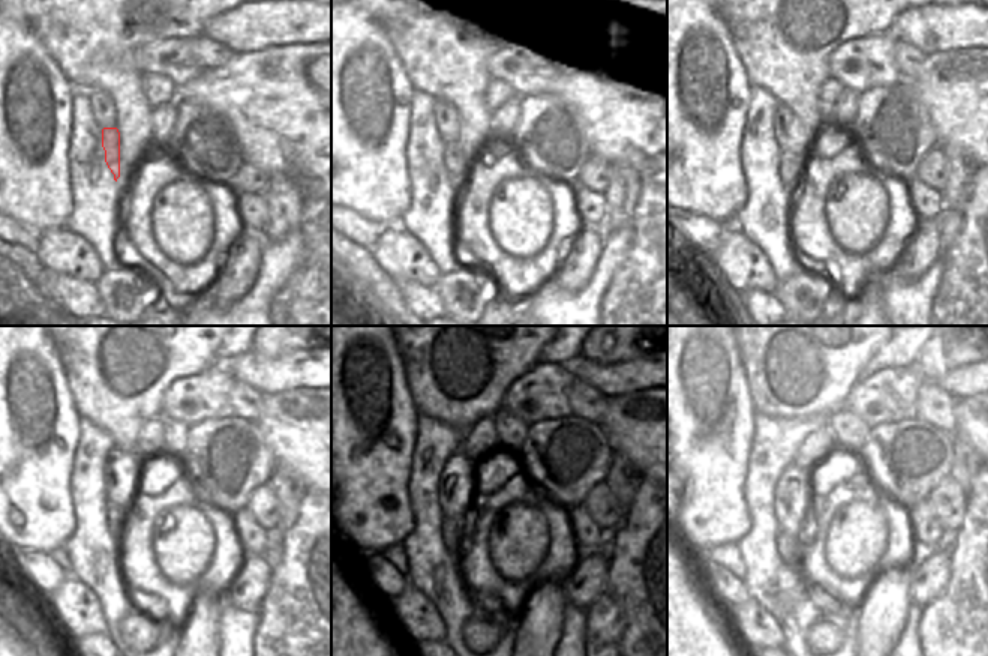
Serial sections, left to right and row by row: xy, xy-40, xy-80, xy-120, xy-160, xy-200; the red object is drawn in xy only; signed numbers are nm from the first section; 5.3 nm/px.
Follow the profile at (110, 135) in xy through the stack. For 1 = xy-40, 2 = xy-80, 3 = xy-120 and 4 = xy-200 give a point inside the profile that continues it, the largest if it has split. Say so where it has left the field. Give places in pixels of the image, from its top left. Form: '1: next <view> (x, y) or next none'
1: next xy-40 (455, 164)
2: next xy-80 (790, 165)
3: next xy-120 (117, 515)
4: next xy-200 (789, 548)

